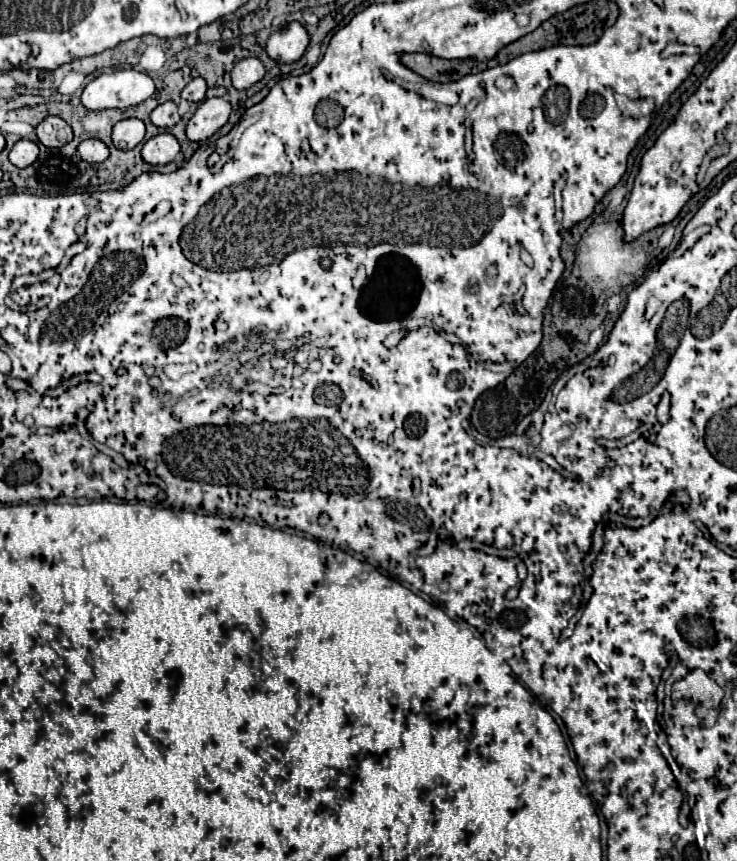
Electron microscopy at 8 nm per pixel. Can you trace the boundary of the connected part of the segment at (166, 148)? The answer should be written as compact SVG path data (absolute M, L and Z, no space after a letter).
M160 133L148 139L146 145L142 147L142 159L148 165L168 165L176 159L178 153L180 153L180 145L170 133Z

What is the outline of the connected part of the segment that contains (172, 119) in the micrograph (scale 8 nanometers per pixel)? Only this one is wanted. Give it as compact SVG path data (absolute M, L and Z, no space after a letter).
M166 101L162 105L158 105L152 115L150 115L150 121L160 127L160 129L172 129L174 125L180 123L180 115L178 115L178 109L172 101Z

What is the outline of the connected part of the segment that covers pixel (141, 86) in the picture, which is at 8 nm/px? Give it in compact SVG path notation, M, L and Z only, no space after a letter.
M120 69L92 79L84 87L82 105L86 109L128 109L152 95L154 81L150 75L134 69Z

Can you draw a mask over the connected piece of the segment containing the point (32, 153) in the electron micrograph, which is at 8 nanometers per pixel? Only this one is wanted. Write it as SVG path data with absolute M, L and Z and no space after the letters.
M26 139L18 141L10 151L12 165L16 165L20 169L32 165L32 161L36 161L36 157L38 157L38 145L32 141L26 141Z

